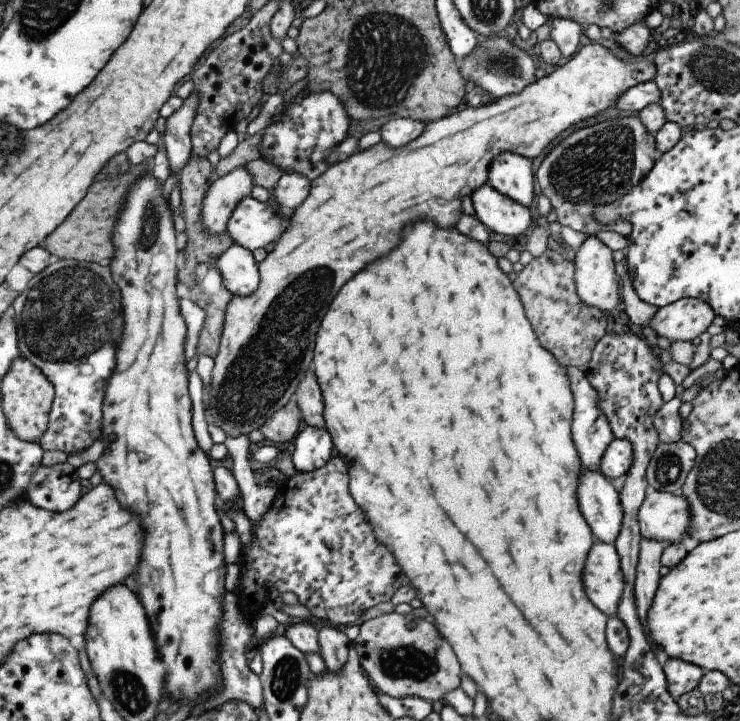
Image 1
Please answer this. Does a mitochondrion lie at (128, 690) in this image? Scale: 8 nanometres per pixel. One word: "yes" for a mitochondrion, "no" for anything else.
yes

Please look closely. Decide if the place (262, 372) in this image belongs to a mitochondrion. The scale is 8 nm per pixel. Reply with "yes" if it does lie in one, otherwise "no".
yes

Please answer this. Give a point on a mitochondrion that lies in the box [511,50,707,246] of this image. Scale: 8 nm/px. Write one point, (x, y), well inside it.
(600, 164)

